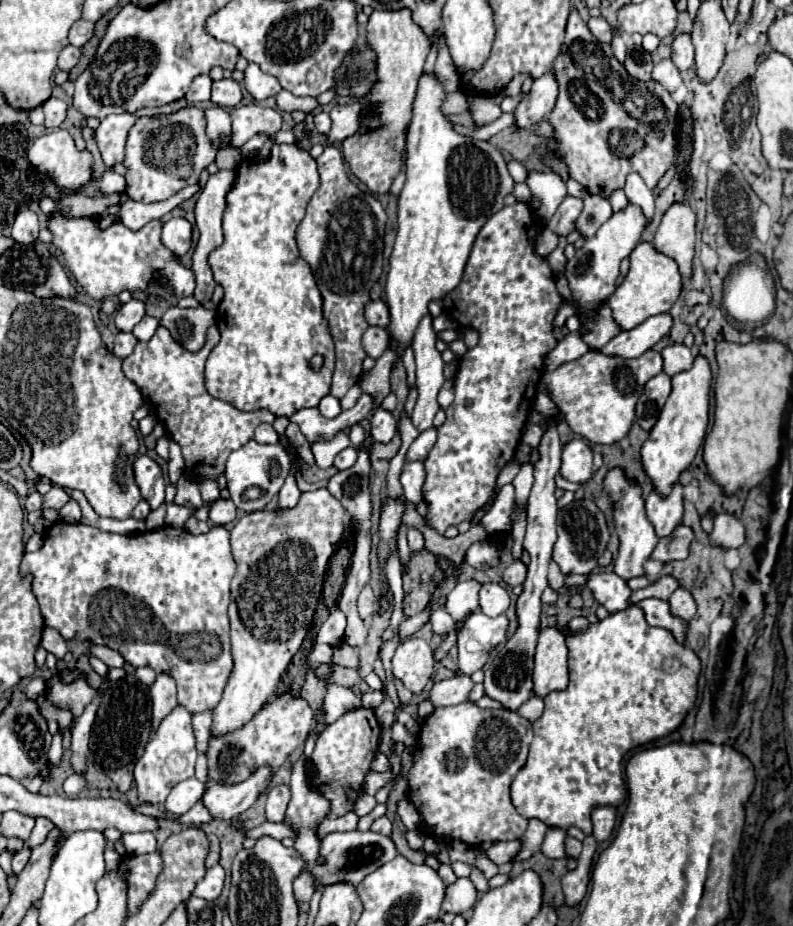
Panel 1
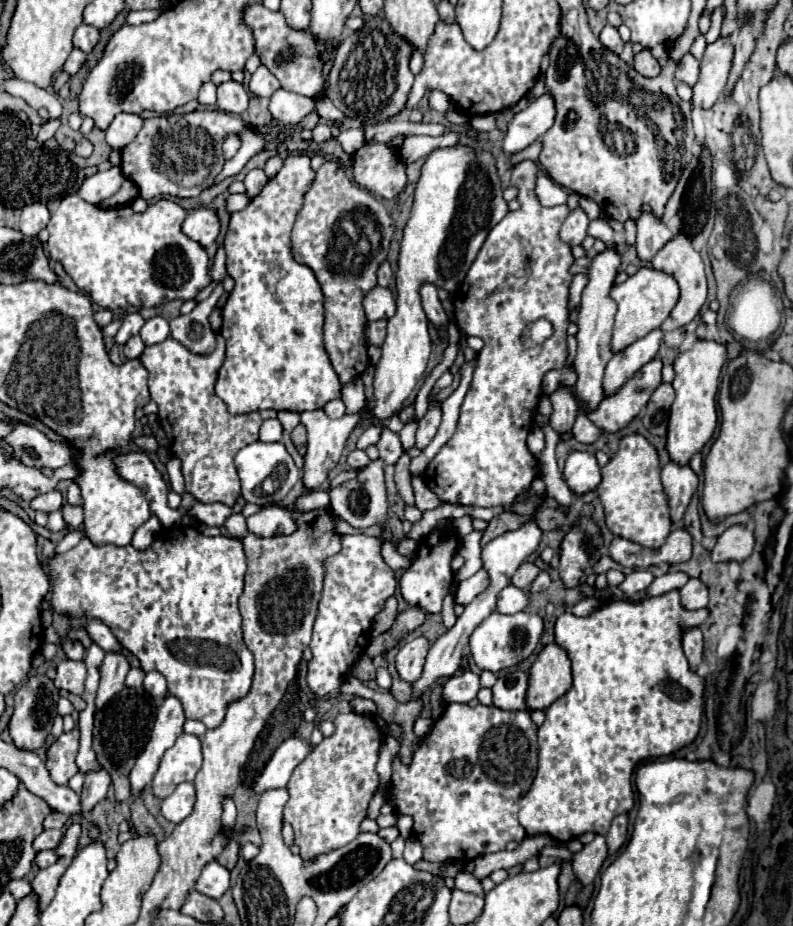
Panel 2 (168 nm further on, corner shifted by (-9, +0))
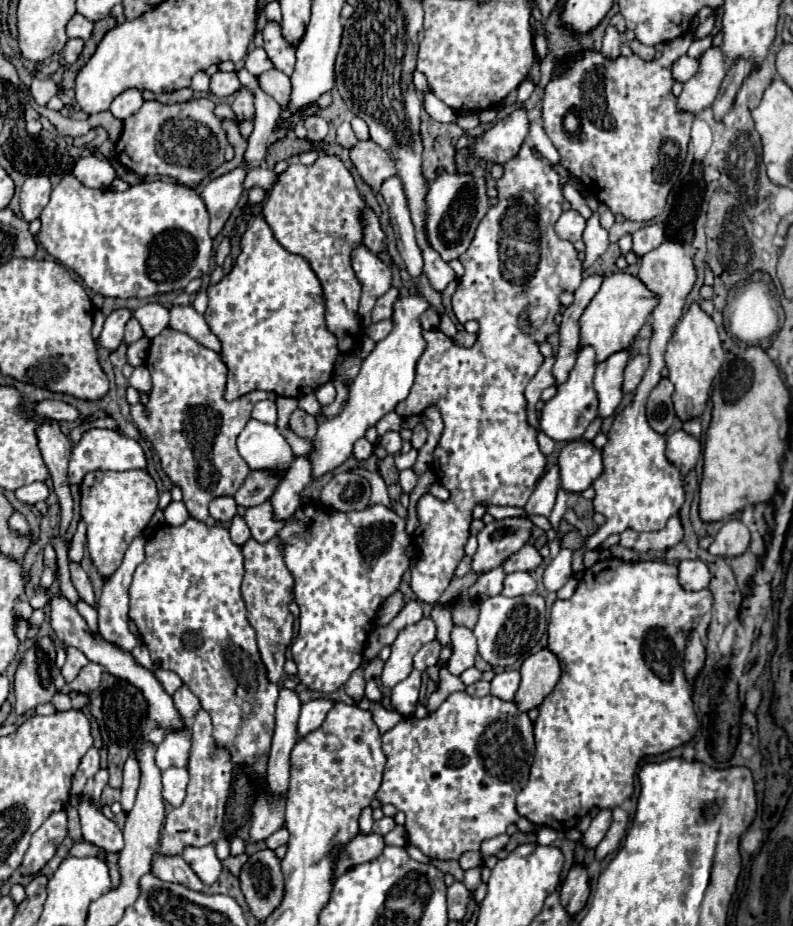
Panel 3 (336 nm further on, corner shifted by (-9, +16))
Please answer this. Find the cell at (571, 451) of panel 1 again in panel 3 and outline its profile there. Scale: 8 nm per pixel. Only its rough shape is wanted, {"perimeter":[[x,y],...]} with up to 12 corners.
{"perimeter":[[588,440],[568,442],[560,456],[566,492],[584,492],[602,472]]}

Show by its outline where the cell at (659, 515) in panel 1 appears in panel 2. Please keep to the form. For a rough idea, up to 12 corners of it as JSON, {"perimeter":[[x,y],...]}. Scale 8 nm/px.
{"perimeter":[[688,464],[662,468],[670,516],[684,516],[698,476]]}

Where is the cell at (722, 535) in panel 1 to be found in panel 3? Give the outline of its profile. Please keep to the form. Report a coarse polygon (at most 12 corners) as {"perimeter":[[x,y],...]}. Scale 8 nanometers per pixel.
{"perimeter":[[728,520],[714,536],[708,552],[740,556],[750,546],[750,530]]}

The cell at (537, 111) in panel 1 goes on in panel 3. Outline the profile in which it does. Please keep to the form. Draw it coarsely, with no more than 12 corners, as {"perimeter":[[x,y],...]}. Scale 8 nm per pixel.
{"perimeter":[[518,106],[474,142],[474,156],[508,162],[524,144],[528,110]]}

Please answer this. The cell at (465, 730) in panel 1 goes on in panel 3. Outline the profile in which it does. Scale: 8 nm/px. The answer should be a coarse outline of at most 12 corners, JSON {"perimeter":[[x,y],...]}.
{"perimeter":[[454,692],[382,736],[376,798],[458,860],[518,822],[536,746],[514,702]]}

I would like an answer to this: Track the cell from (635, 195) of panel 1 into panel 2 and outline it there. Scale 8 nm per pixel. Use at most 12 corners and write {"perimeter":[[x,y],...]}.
{"perimeter":[[648,206],[638,226],[636,254],[642,262],[672,238]]}

